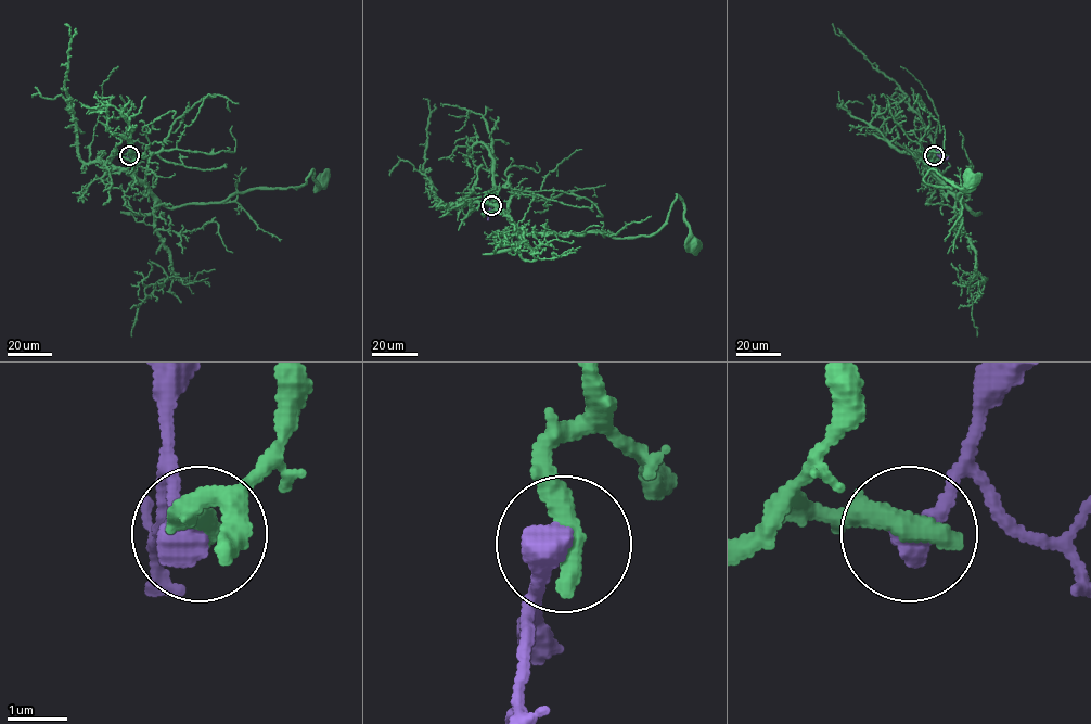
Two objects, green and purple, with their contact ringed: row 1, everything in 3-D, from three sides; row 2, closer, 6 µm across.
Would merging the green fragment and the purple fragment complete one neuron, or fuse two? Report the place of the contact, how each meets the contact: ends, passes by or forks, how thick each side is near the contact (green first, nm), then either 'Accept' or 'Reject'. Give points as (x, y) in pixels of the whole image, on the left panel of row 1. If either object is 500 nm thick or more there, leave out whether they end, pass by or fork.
Place: (129, 155). Thickness 500 nm (green) against 600 nm. Reject

